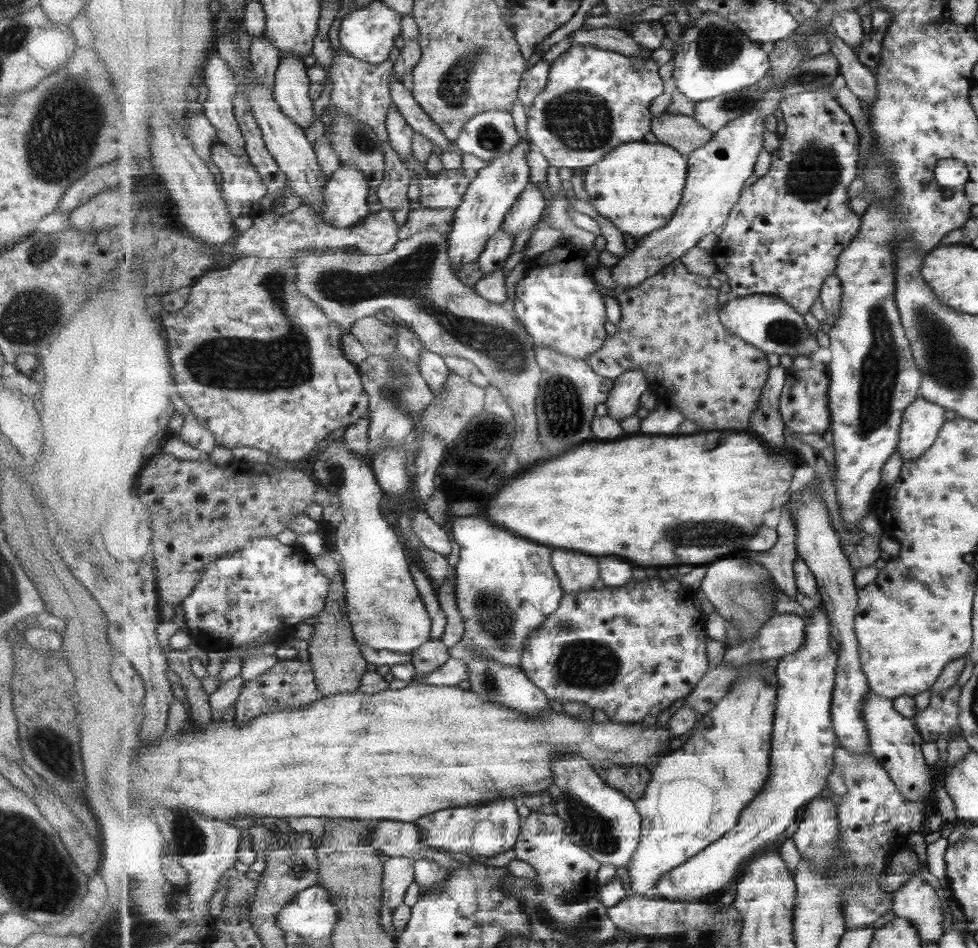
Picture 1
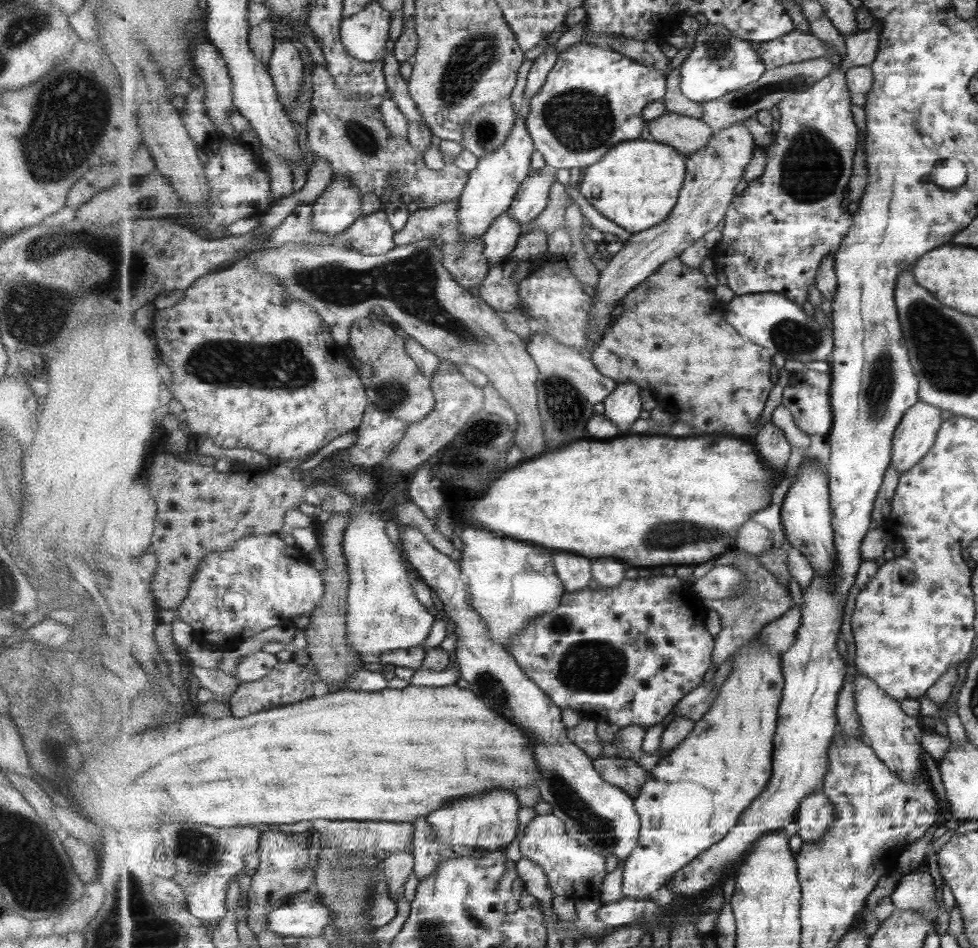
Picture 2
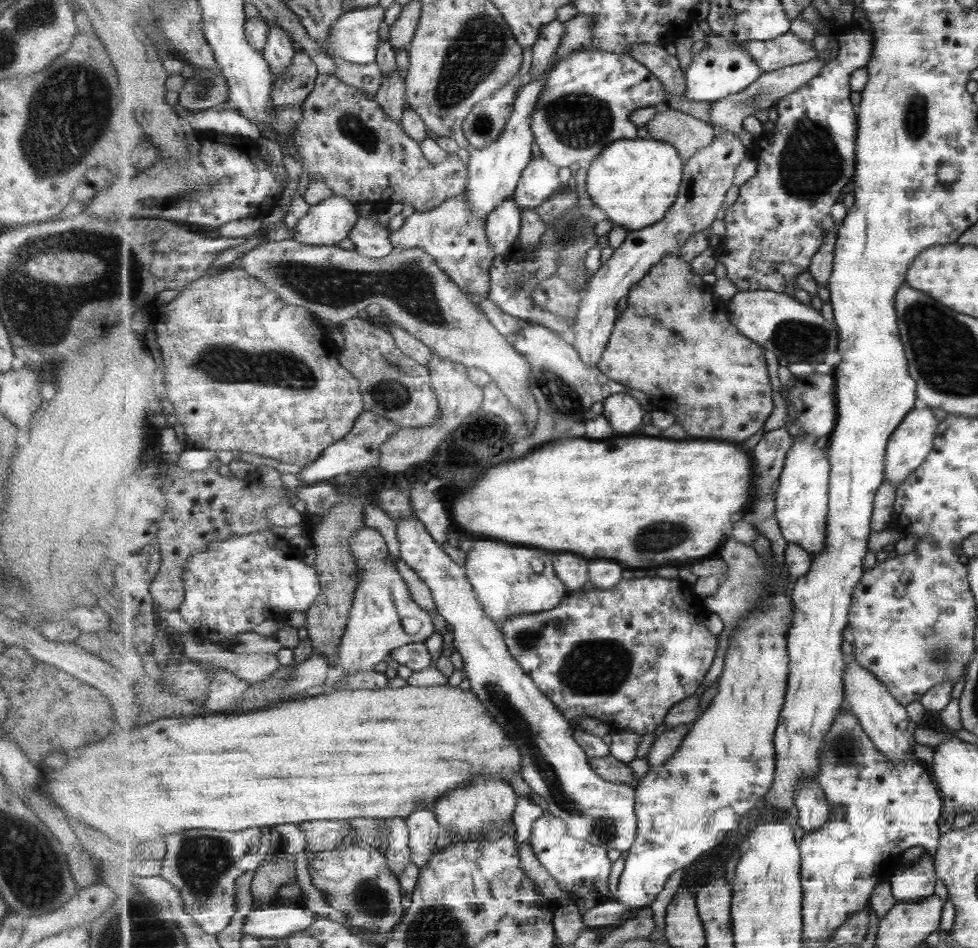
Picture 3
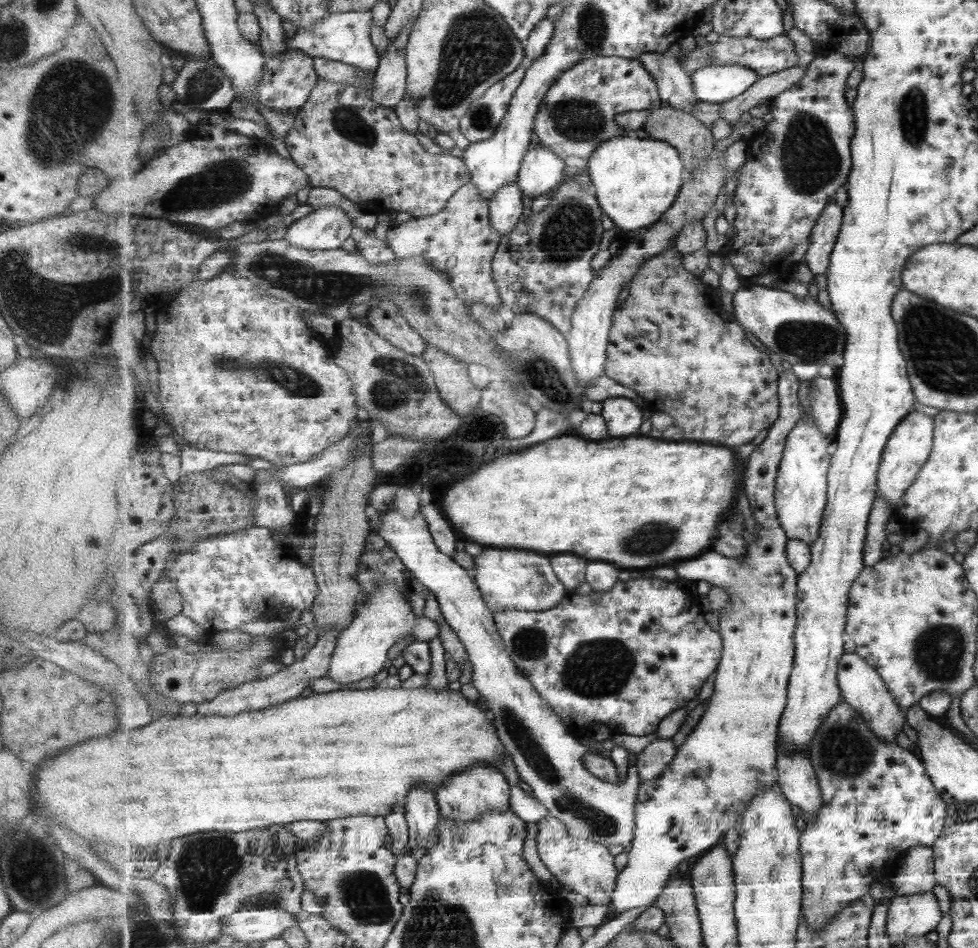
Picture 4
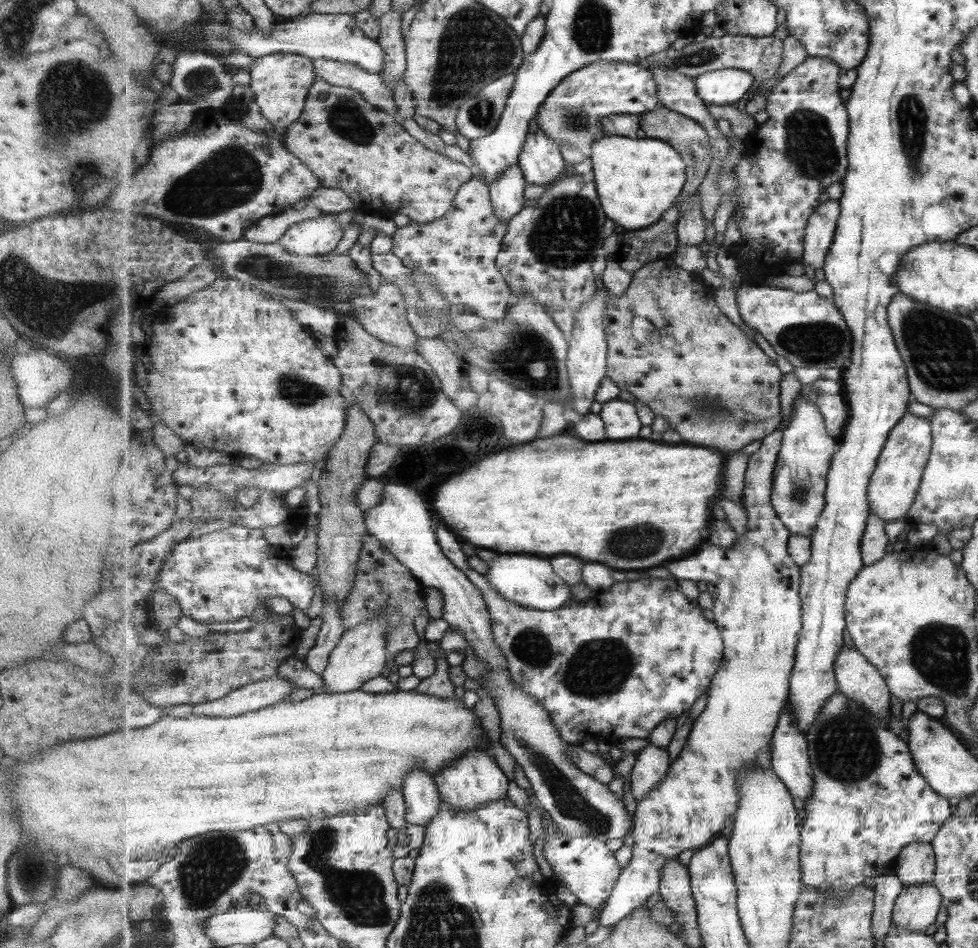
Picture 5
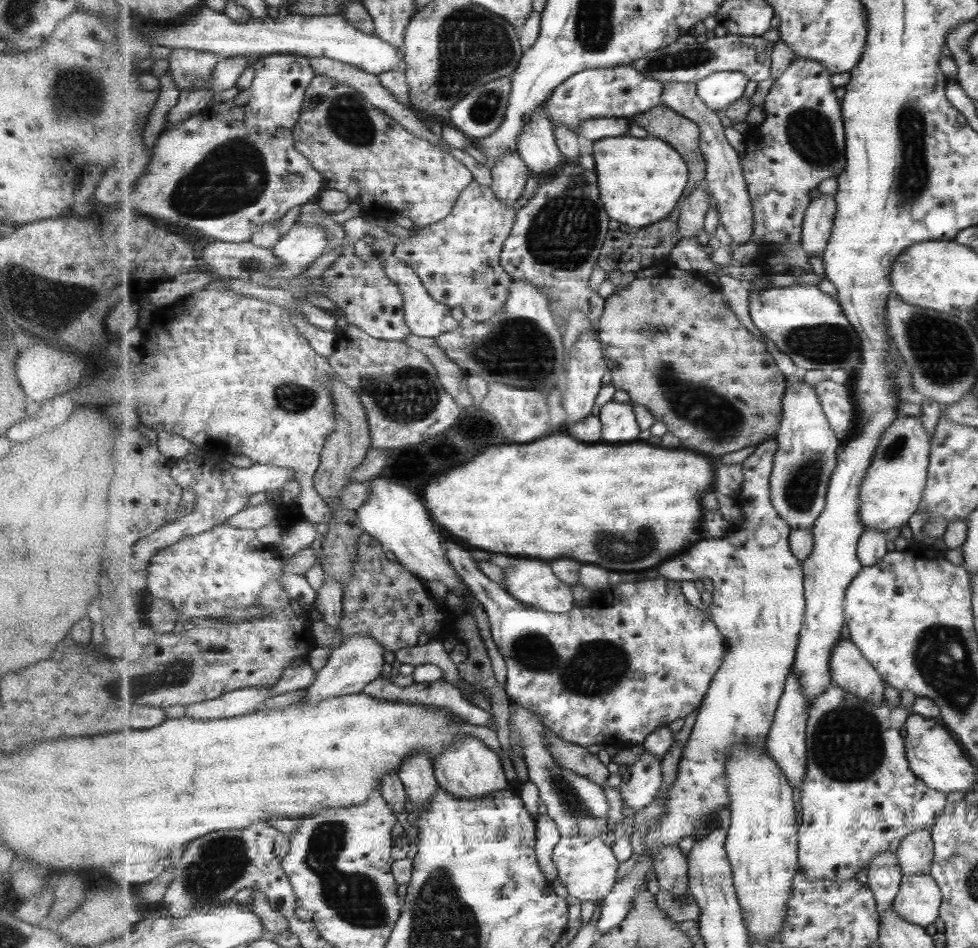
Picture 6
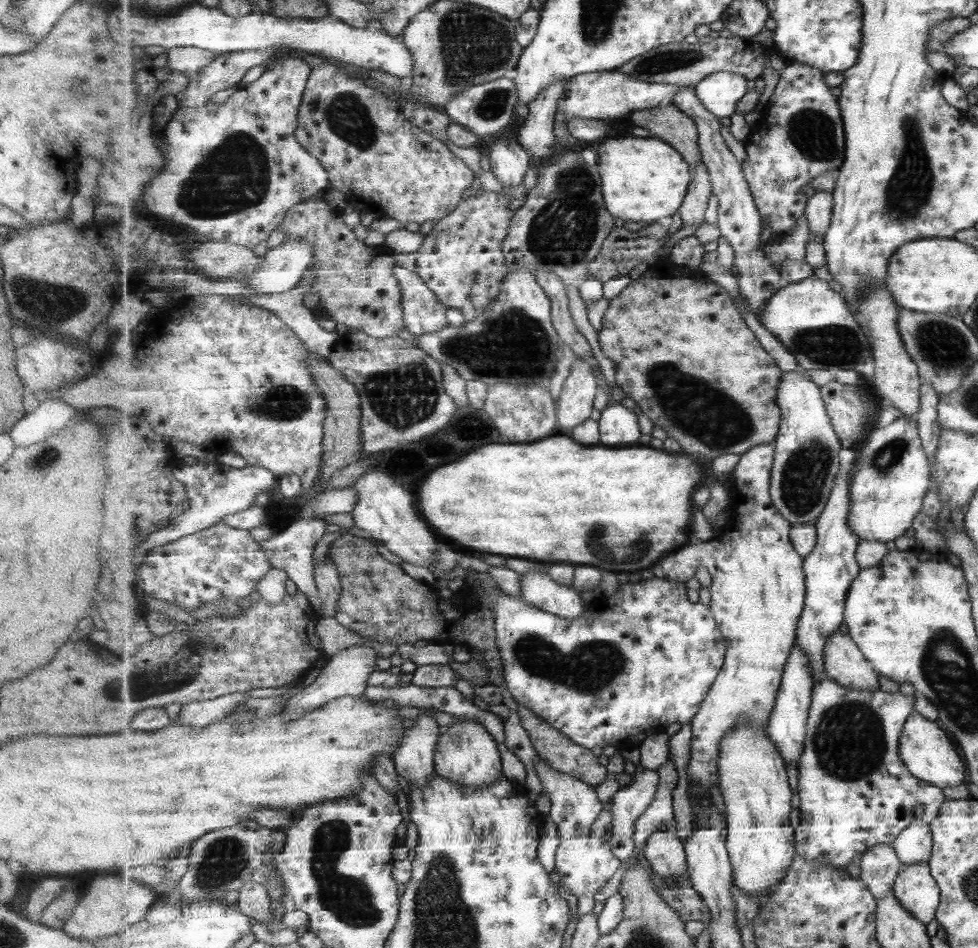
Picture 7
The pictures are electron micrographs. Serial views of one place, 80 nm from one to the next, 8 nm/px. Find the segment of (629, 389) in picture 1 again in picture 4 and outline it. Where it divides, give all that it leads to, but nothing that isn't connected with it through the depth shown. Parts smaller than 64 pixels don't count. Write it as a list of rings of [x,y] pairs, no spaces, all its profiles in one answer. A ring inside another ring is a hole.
[[[615,397],[603,402],[601,414],[607,421],[609,437],[633,436],[639,434],[643,426],[643,410],[633,400]]]

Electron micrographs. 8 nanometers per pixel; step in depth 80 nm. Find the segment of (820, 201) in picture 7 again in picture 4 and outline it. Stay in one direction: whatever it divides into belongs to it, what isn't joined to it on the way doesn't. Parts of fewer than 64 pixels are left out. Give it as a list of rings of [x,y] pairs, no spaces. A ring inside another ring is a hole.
[[[829,203],[812,230],[812,243],[805,258],[805,265],[816,274],[827,276],[831,265],[831,255],[836,247],[838,236],[844,221],[845,209],[837,204]]]

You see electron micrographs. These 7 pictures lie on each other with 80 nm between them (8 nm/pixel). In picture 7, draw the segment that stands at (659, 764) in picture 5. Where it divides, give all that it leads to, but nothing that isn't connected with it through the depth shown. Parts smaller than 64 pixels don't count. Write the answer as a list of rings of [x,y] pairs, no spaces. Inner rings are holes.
[[[637,765],[634,781],[613,794],[611,808],[613,826],[609,829],[612,835],[608,839],[611,850],[613,850],[613,842],[615,844],[633,842],[631,834],[635,830],[635,821],[655,800],[659,783],[658,770],[649,770],[643,765]]]

